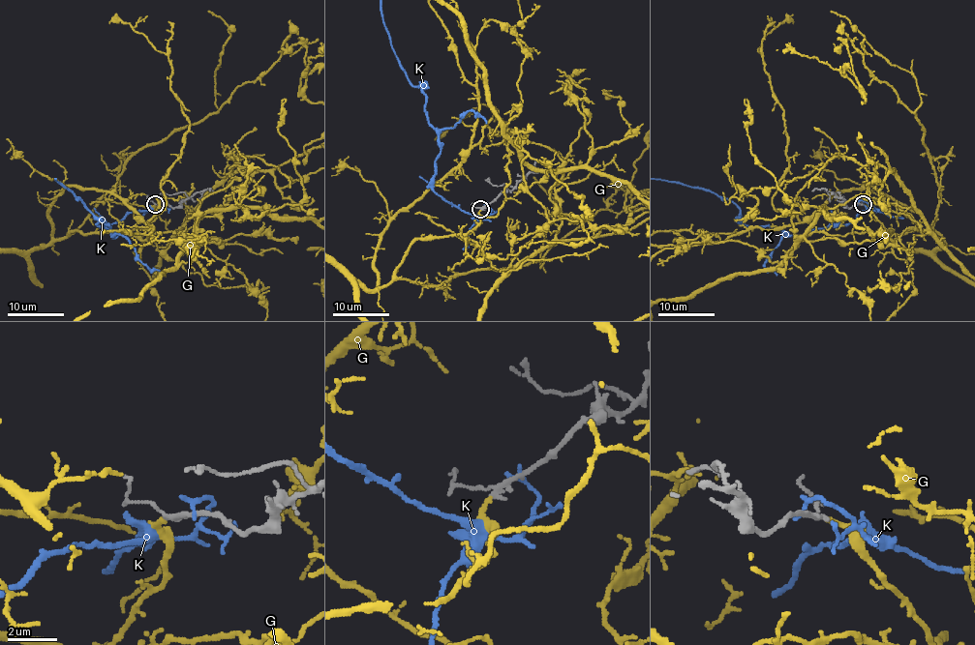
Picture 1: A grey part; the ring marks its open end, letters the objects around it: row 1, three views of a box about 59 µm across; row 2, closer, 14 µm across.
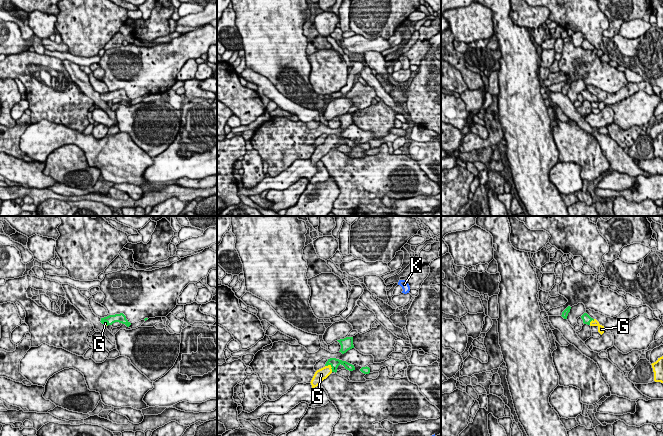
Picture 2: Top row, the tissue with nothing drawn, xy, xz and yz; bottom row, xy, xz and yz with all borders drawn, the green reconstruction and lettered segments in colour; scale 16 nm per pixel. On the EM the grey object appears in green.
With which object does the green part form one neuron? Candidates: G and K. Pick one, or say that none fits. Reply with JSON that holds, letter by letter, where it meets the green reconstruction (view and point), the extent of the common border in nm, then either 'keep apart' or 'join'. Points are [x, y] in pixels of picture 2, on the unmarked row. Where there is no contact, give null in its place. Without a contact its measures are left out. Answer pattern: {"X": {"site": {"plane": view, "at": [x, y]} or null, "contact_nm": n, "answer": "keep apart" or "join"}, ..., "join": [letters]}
{"G": {"site": {"plane": "xz", "at": [331, 142]}, "contact_nm": 160, "answer": "join"}, "K": {"site": null, "answer": "keep apart"}, "join": ["G"]}

